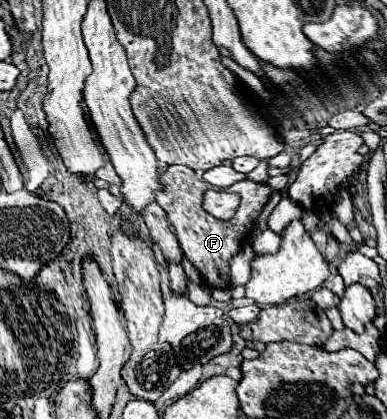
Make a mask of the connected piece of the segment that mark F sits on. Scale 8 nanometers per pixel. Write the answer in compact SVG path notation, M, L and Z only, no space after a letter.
M170 165L160 175L160 181L162 181L164 189L162 189L162 193L158 193L156 201L166 211L168 219L174 227L176 239L182 247L184 257L198 269L198 273L202 275L202 279L208 287L230 289L230 259L240 251L242 239L246 239L246 235L250 233L254 221L258 219L264 205L268 203L272 189L266 183L254 183L248 179L238 181L236 185L232 185L228 189L230 193L240 195L238 211L232 219L220 221L220 219L208 215L202 207L204 193L212 188L202 179L202 175L192 171L190 167L184 167L184 165Z

